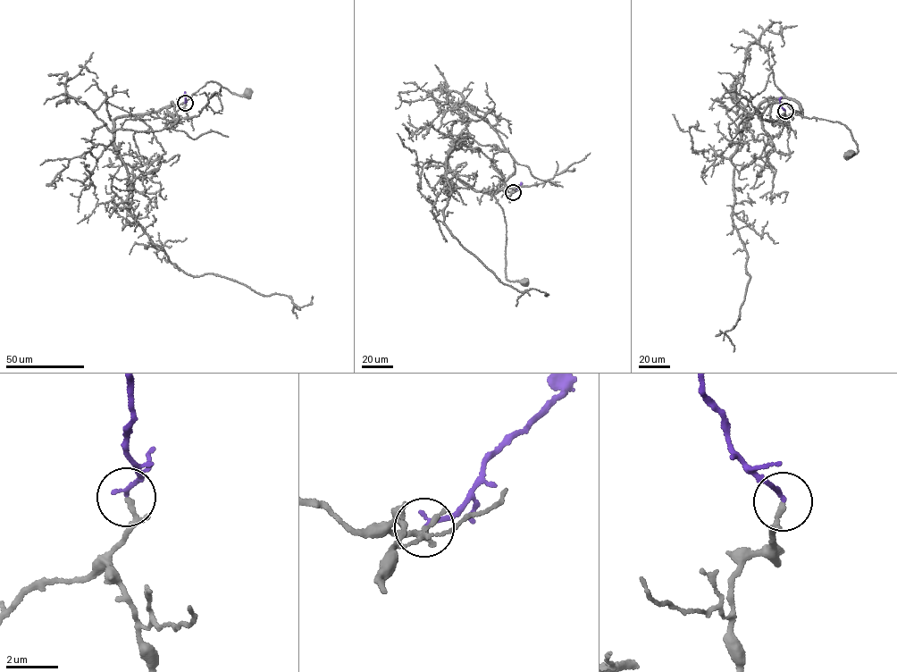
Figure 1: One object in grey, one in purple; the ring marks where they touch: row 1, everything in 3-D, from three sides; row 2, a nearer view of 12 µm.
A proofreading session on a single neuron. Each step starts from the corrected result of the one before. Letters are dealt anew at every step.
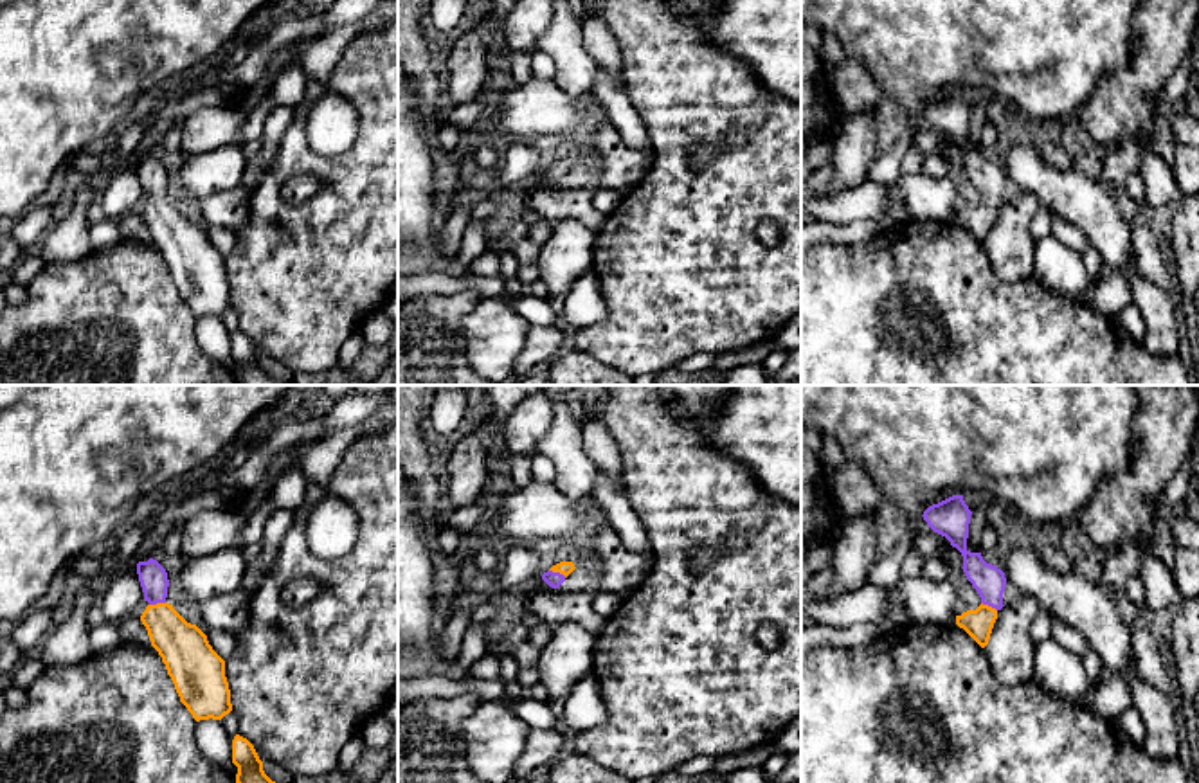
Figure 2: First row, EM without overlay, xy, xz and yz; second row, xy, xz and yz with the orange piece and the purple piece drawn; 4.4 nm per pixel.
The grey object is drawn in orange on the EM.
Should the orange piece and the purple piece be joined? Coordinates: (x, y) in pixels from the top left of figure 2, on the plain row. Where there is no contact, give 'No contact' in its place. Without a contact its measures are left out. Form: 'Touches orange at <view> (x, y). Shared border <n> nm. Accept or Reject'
Touches orange at xz (558, 168). Shared border 90 nm. Accept

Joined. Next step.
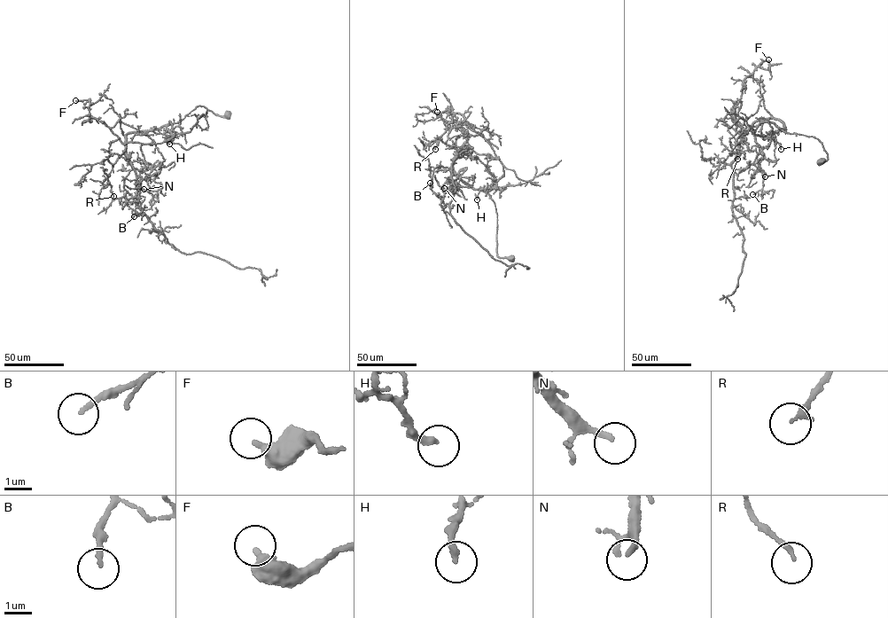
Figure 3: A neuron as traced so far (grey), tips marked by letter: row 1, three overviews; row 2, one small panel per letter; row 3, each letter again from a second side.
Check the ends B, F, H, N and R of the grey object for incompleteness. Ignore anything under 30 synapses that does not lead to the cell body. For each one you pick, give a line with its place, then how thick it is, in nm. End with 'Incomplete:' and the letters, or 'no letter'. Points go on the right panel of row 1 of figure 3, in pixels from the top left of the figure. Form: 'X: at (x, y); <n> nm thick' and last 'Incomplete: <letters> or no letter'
Incomplete: no letter

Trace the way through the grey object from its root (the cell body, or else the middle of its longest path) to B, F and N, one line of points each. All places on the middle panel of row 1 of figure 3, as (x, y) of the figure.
B: (511, 258), (497, 256), (494, 202), (454, 170), (459, 151), (448, 168), (434, 168), (430, 188), (430, 183)
F: (511, 258), (497, 256), (497, 212), (487, 191), (503, 176), (502, 165), (463, 115), (437, 112)
N: (511, 258), (497, 256), (494, 202), (487, 192), (466, 184), (454, 170), (453, 160), (459, 151), (444, 188)

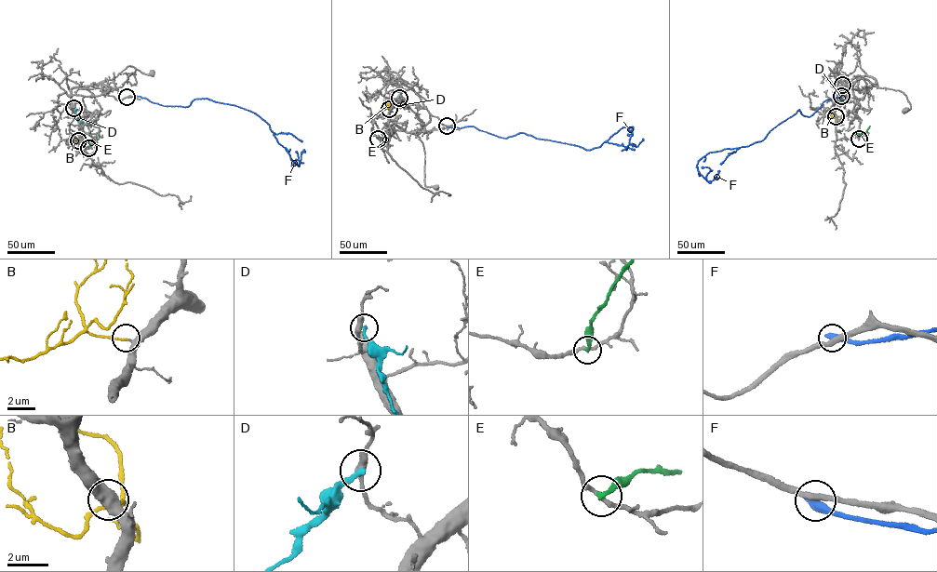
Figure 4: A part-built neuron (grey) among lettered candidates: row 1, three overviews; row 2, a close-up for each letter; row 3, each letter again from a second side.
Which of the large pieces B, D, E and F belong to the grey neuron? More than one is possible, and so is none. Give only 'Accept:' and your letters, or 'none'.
Accept: B

